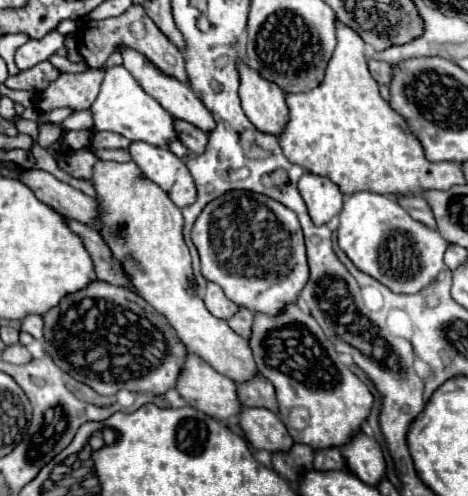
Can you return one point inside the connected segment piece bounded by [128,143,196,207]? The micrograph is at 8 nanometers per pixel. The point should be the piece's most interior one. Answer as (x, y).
(161, 166)

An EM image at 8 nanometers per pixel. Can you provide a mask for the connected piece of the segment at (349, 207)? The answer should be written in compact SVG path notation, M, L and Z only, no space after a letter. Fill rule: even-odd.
M370 191L348 195L340 213L338 245L360 271L372 275L398 293L418 293L446 269L446 239L442 239L436 229L412 219L392 195Z

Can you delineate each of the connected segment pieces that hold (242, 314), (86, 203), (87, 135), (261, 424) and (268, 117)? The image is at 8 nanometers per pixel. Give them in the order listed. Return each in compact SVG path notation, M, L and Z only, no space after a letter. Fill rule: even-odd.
M244 307L238 309L238 315L232 315L228 321L226 321L238 335L242 335L244 339L250 337L252 333L252 313Z
M22 169L20 181L26 183L26 187L30 187L42 203L52 207L60 215L72 217L92 229L98 229L98 203L92 197L70 187L68 183L58 181L52 173L42 169Z
M62 129L62 141L72 151L88 149L90 147L90 139L92 139L90 131L66 131L66 129Z
M244 407L238 413L238 423L254 449L266 449L270 453L286 451L294 443L280 417L270 409Z
M238 59L238 75L240 75L238 93L246 117L260 131L280 135L288 121L284 91L276 83L262 79L262 75L248 67L244 59Z

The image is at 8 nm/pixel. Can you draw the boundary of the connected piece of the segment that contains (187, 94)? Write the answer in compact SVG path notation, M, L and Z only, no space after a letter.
M118 45L118 51L120 51L120 55L122 55L122 65L134 75L136 83L138 83L148 95L152 95L172 117L184 119L184 121L196 125L198 129L202 129L204 133L214 129L212 113L204 107L204 103L196 97L196 93L194 93L186 83L182 83L182 81L178 81L178 79L174 79L174 77L170 77L170 75L164 75L154 63L150 63L150 59L146 59L142 53L138 53L138 51L134 51L134 49L126 47L126 45Z

